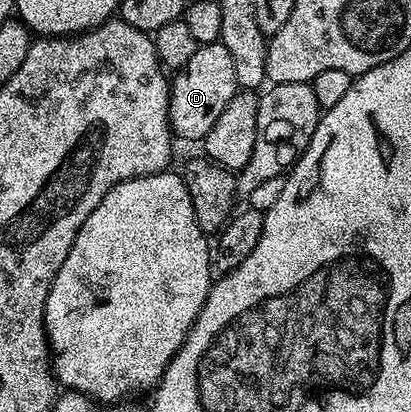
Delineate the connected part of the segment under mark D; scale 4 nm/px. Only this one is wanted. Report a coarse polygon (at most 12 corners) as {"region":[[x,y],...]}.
{"region":[[221,42],[174,72],[167,119],[202,141],[240,90]]}

